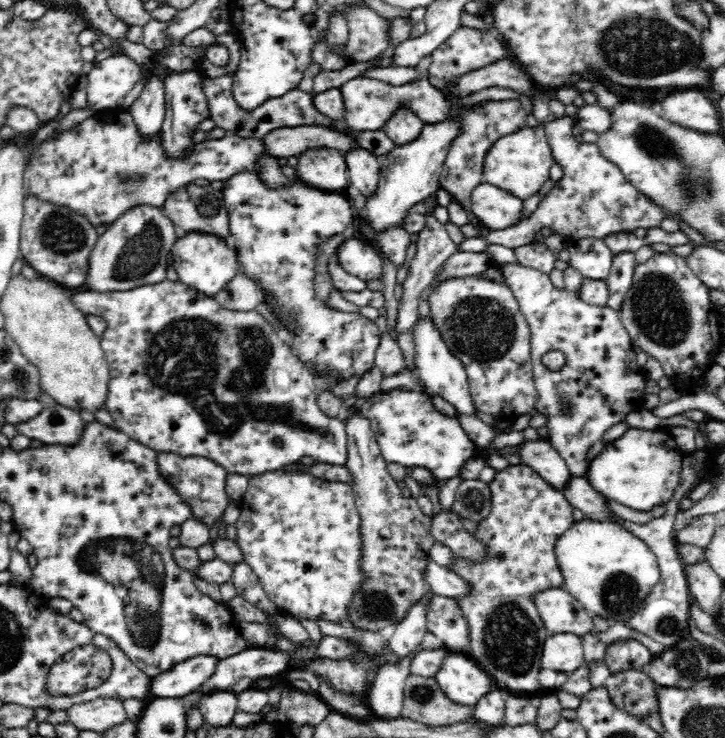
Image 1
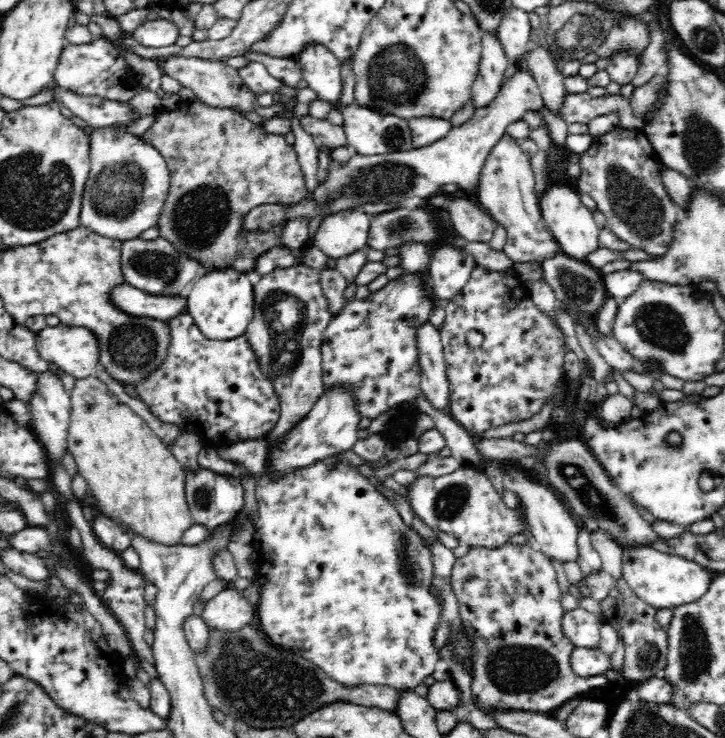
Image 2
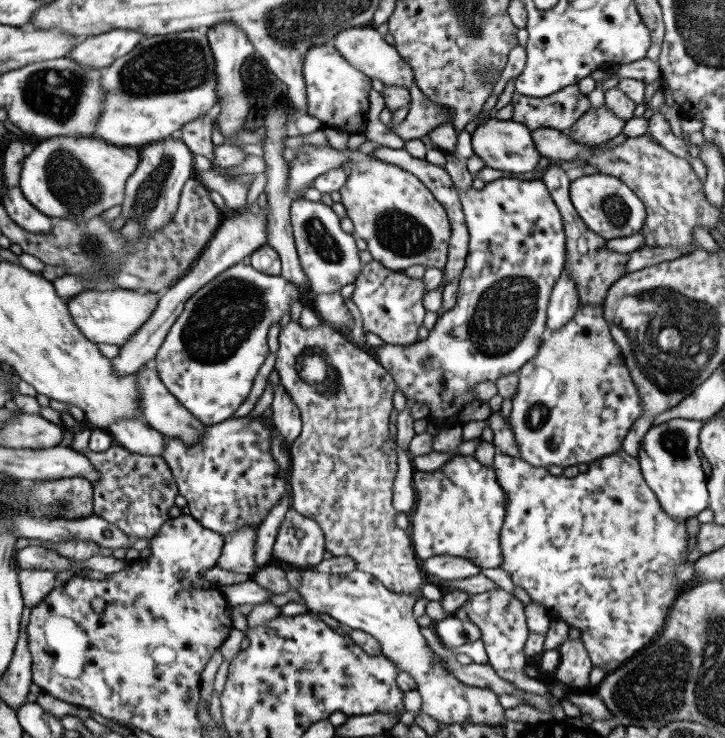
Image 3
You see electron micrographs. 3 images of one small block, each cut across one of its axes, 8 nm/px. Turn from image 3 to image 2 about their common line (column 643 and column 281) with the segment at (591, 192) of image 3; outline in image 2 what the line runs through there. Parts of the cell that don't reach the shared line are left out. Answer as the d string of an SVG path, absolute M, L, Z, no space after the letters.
M525 53L525 58L518 62L514 74L506 82L503 82L494 102L490 102L486 108L476 109L468 121L459 127L452 128L449 136L446 136L443 140L437 141L431 146L426 146L422 149L413 149L409 152L376 154L372 156L355 153L345 167L339 165L337 168L331 168L331 179L324 186L317 186L315 191L315 204L308 200L306 196L296 206L278 206L277 204L276 206L272 206L271 204L268 204L268 206L265 204L264 206L258 206L251 213L248 212L248 216L244 218L244 229L269 229L280 221L288 222L291 218L300 215L304 215L308 217L308 220L311 220L318 212L323 212L324 216L326 216L327 214L332 214L342 209L361 208L366 202L401 202L402 200L406 200L406 198L412 198L412 196L429 198L432 195L441 194L440 187L443 184L458 184L459 188L467 190L471 194L476 194L478 192L481 168L485 163L488 153L494 148L494 144L504 136L508 126L512 122L522 120L522 116L529 110L540 111L543 107L538 80L536 80L526 65L528 65L528 62Z

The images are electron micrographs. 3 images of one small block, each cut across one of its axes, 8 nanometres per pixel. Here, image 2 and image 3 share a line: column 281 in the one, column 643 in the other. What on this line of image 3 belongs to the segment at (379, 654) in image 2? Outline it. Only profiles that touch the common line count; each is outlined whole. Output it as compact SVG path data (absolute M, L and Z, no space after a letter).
M621 448L614 454L587 463L585 473L578 473L574 478L564 478L561 475L551 476L547 469L531 466L517 457L508 457L497 452L494 453L491 467L493 467L495 479L506 497L505 519L502 528L499 530L503 558L499 567L509 575L515 586L520 586L525 590L531 601L539 603L547 610L548 617L551 620L563 620L569 627L578 629L581 643L587 651L592 667L603 669L605 674L610 673L622 665L631 655L634 655L635 651L643 648L659 632L666 618L666 613L675 601L675 597L679 596L679 593L686 588L682 589L684 583L675 582L675 569L685 562L685 555L689 553L685 521L669 519L661 511L653 492L645 485L637 459L631 458Z

